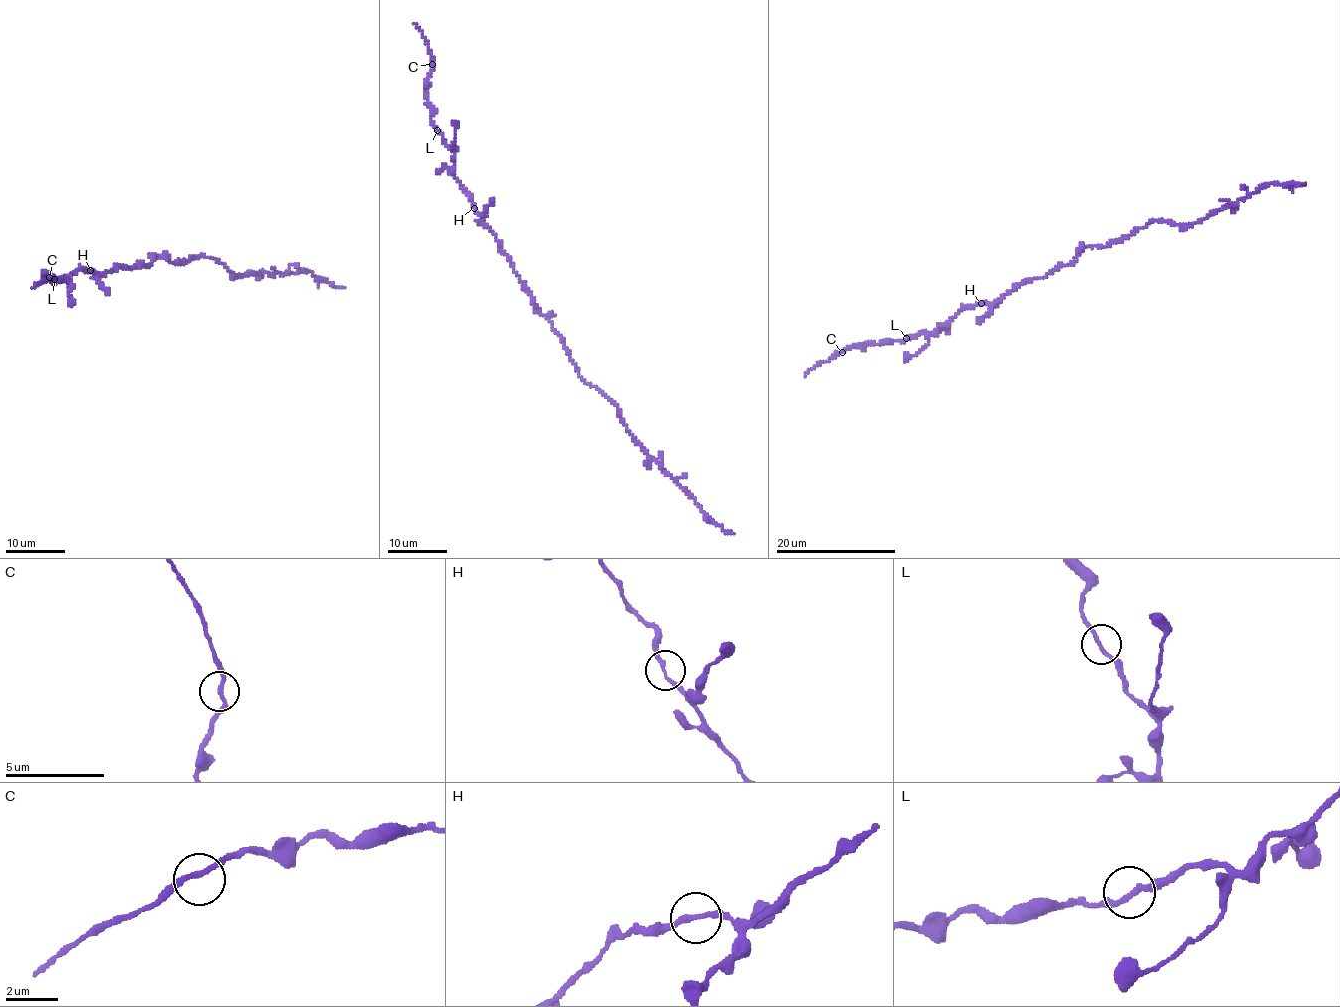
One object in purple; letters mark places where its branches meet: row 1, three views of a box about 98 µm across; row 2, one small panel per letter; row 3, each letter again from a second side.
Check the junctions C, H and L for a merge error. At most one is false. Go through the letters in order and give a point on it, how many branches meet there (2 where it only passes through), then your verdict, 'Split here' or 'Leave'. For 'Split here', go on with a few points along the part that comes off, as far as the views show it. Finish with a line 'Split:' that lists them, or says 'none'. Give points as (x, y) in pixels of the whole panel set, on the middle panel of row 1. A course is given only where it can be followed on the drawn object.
C: Place: (432, 64). Branches: 2. Leave
H: Place: (474, 208). Branches: 2. Leave
L: Place: (437, 130). Branches: 2. Leave
Split: none

